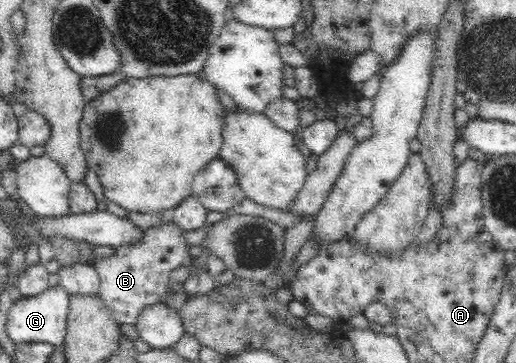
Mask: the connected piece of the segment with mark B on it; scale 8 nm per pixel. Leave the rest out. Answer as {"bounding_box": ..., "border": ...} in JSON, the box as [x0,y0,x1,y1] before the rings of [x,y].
{"bounding_box":[94,216,191,327],"border":[[[169,216],[167,223],[144,230],[140,245],[119,247],[116,254],[94,262],[94,269],[100,277],[99,295],[114,313],[119,327],[135,325],[140,311],[145,306],[160,302],[171,289],[170,273],[191,258],[190,244],[182,236],[183,231]]]}

